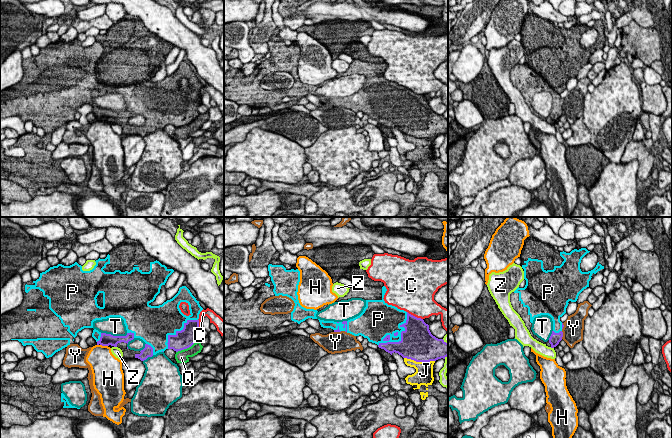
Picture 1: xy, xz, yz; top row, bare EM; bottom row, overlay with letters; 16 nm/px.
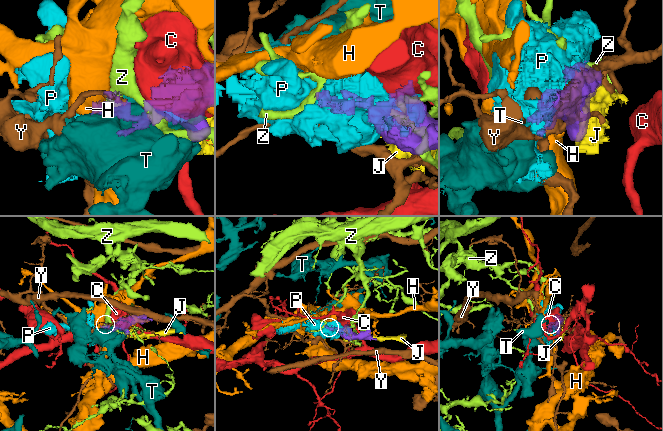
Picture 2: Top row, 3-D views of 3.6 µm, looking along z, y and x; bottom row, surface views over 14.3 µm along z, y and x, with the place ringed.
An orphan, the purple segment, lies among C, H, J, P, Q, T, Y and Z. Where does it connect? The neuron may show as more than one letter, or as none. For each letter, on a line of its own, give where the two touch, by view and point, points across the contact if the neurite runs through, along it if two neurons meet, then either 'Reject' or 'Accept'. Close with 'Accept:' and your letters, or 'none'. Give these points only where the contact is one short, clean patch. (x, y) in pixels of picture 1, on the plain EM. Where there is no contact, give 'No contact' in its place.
C: Touches purple at xz (414, 92). Reject
H: Touches purple at xy (104, 121). Reject
J: Touches purple at xz (419, 137). Reject
P: Touches purple at xz (401, 113). Accept
Q: Touches purple at xy (187, 123). Reject
T: Touches purple at xy (114, 112). Reject
Y: Touches purple at yz (562, 111). Reject
Z: Touches purple at yz (552, 123). Reject
Accept: P

